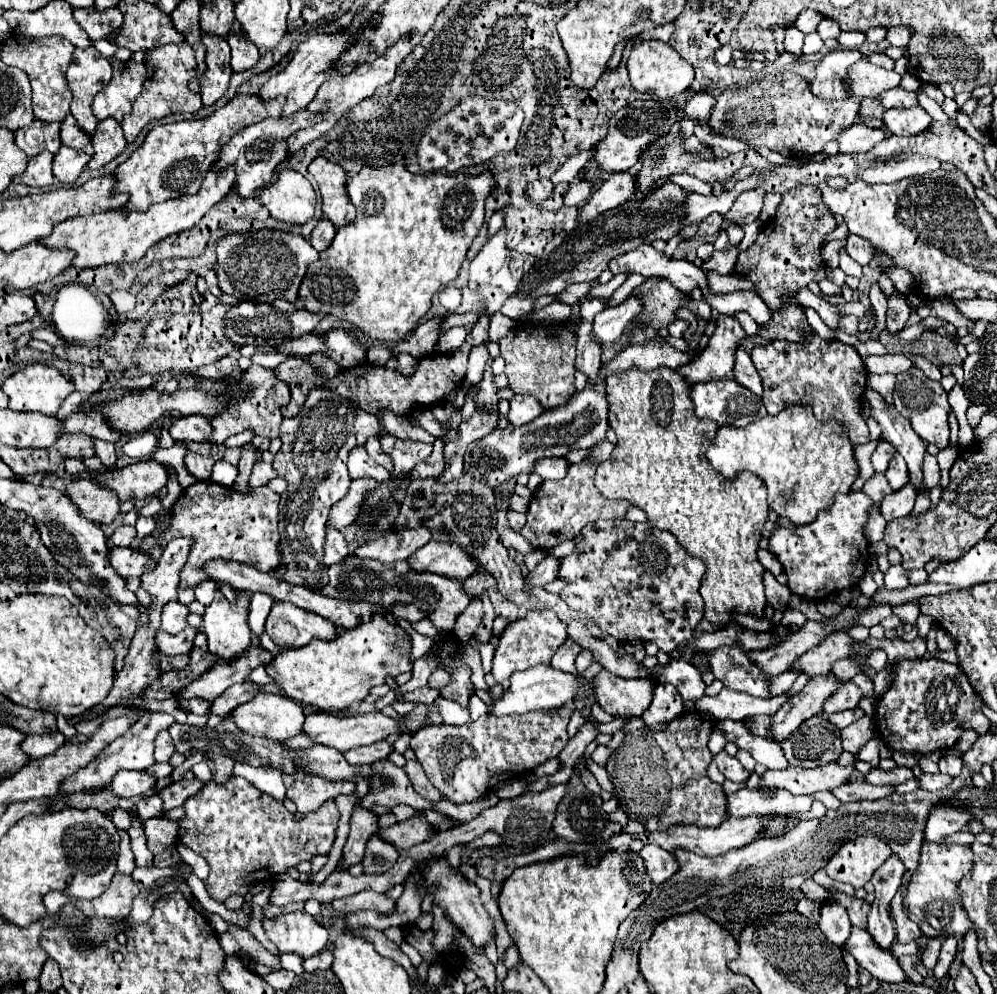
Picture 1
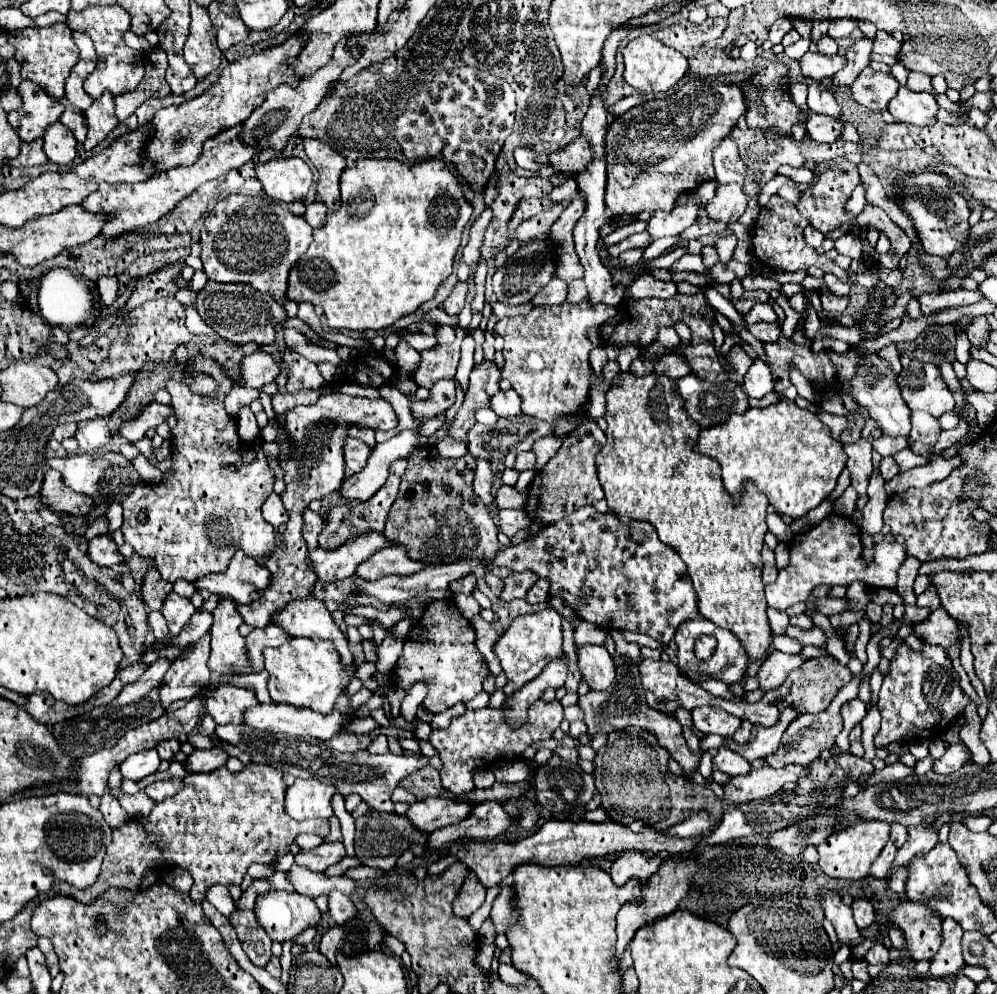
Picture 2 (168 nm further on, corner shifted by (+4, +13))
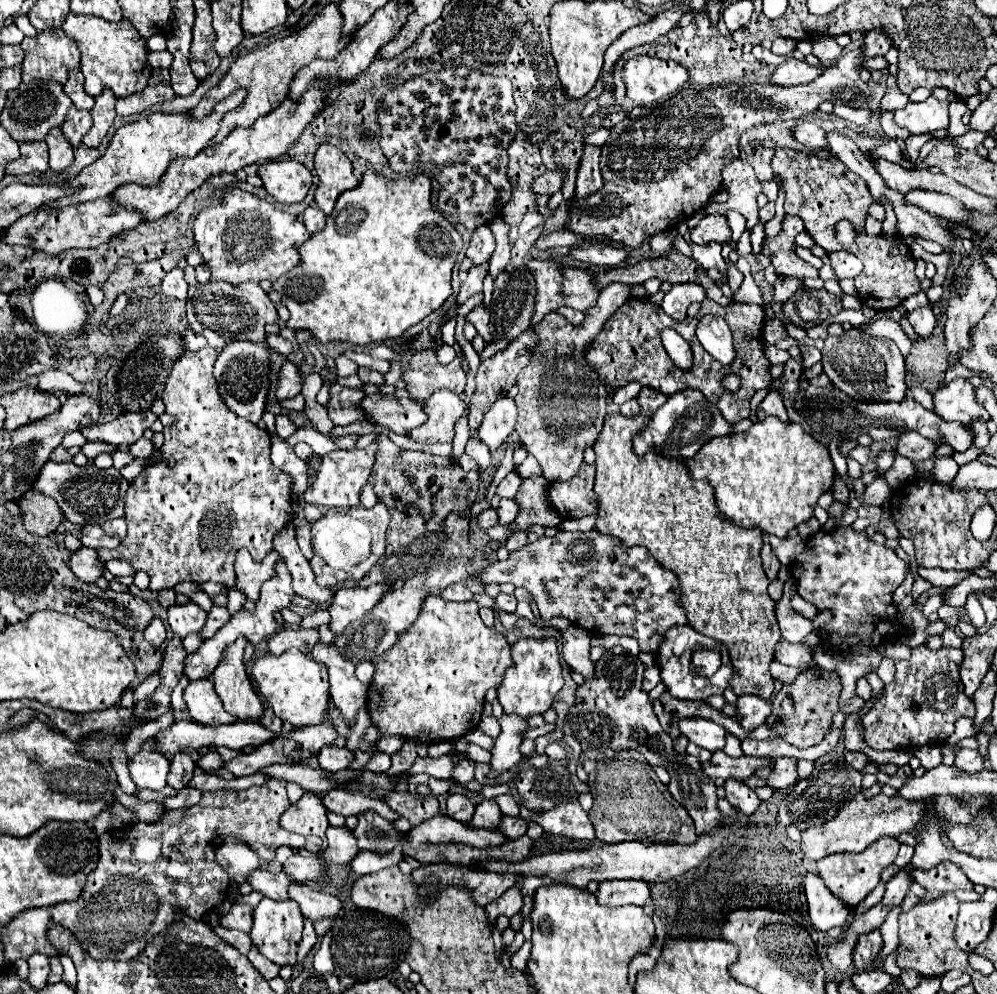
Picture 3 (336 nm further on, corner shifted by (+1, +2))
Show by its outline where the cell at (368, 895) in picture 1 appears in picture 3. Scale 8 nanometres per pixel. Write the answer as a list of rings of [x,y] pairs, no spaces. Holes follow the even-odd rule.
[[[258,869],[258,871],[254,871],[254,873],[248,877],[248,883],[250,883],[256,891],[264,893],[266,897],[270,897],[270,899],[274,899],[274,901],[288,901],[288,899],[290,899],[290,897],[288,897],[288,885],[290,885],[290,883],[296,883],[296,881],[292,881],[292,877],[288,877],[284,871],[278,873],[278,875],[272,875],[272,873],[268,873],[268,871]]]

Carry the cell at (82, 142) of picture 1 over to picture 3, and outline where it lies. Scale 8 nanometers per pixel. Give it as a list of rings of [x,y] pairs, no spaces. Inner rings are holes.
[[[74,105],[70,107],[66,121],[62,125],[62,133],[68,137],[68,141],[78,147],[82,143],[82,137],[88,133],[88,129],[92,127],[92,119],[90,119],[90,111],[80,111]]]

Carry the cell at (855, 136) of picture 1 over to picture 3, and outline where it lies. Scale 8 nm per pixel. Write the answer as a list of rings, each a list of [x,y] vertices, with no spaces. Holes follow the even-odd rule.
[[[802,121],[802,123],[798,123],[792,131],[794,131],[796,141],[802,143],[802,145],[806,145],[808,149],[826,149],[824,129],[820,129],[816,123],[812,123],[812,121]]]

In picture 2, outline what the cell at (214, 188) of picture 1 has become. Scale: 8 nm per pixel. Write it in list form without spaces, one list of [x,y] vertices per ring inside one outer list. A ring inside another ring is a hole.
[[[241,124],[219,132],[217,136],[205,140],[203,152],[199,154],[195,164],[191,164],[191,166],[177,166],[177,168],[165,170],[165,172],[153,176],[147,182],[137,182],[137,184],[105,184],[103,182],[97,192],[93,192],[89,198],[85,198],[83,206],[89,212],[113,214],[113,218],[109,218],[109,222],[105,224],[105,228],[101,232],[101,236],[105,236],[105,238],[117,238],[117,236],[121,236],[125,232],[131,232],[131,230],[139,228],[139,226],[153,224],[161,216],[169,214],[199,184],[215,180],[221,174],[227,174],[233,168],[241,168],[245,162],[251,160],[251,156],[257,152],[257,146],[245,144],[241,140],[241,134],[243,134],[243,126]]]

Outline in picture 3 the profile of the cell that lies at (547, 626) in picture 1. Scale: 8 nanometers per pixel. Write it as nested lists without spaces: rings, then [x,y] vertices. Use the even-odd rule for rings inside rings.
[[[526,637],[512,645],[512,667],[506,671],[506,677],[498,689],[498,701],[504,707],[504,713],[516,713],[522,717],[530,717],[536,713],[544,713],[550,709],[554,695],[562,689],[562,667],[558,655],[556,637],[534,639]]]

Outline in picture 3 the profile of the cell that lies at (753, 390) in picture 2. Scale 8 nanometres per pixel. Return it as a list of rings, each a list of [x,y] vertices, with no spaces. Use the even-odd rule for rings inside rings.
[[[770,389],[768,395],[760,401],[760,405],[756,407],[756,415],[758,415],[760,421],[764,417],[768,417],[768,415],[774,415],[774,417],[780,417],[782,421],[788,421],[786,409],[782,405],[782,397],[780,397],[780,393],[776,389]]]

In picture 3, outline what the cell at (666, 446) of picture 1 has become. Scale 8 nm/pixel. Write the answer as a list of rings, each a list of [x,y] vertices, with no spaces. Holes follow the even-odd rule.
[[[638,411],[632,417],[622,413],[610,413],[604,421],[600,437],[596,439],[596,493],[600,497],[596,529],[606,535],[622,539],[626,545],[644,545],[648,551],[668,569],[672,569],[682,585],[682,603],[688,613],[688,623],[698,633],[722,641],[728,647],[730,661],[734,665],[734,679],[730,687],[736,695],[752,693],[768,699],[774,693],[774,679],[770,675],[770,663],[774,661],[774,647],[780,641],[780,629],[776,623],[776,603],[768,595],[768,577],[762,569],[760,529],[740,529],[732,525],[718,509],[710,483],[694,481],[688,467],[680,457],[664,457],[656,449],[650,449],[644,457],[636,457],[632,451],[632,437],[644,431],[644,425],[652,421],[654,413]]]

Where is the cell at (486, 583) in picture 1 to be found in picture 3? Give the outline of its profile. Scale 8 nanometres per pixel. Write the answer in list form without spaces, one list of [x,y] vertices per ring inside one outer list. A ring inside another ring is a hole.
[[[456,583],[456,585],[448,585],[442,595],[440,595],[444,601],[470,601],[472,599],[472,591],[462,585],[462,583]]]

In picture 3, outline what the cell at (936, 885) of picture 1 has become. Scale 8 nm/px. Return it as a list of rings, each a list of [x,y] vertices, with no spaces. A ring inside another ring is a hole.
[[[944,861],[936,867],[922,871],[916,869],[913,872],[914,881],[918,881],[928,893],[946,893],[946,891],[970,891],[972,883],[962,873],[962,869],[956,863]]]

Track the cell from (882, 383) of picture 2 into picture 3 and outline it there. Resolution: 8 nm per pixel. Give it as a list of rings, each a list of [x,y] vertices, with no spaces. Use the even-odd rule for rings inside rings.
[[[856,327],[844,331],[842,337],[826,337],[822,347],[824,373],[830,381],[848,397],[858,401],[904,401],[906,383],[904,383],[904,357],[898,347],[886,339],[870,339],[862,335]]]

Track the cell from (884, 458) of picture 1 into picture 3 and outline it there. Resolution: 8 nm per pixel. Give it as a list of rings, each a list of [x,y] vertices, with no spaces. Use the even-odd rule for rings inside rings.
[[[908,431],[908,433],[902,433],[898,437],[898,443],[894,447],[894,451],[902,457],[908,457],[910,461],[918,463],[918,461],[926,461],[932,457],[934,453],[934,443],[926,437],[922,437],[920,433],[916,431]]]

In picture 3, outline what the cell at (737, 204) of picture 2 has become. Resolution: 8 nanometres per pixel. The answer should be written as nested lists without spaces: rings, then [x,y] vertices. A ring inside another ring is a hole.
[[[720,213],[704,215],[702,221],[690,233],[692,243],[698,243],[698,245],[704,245],[710,241],[726,243],[726,241],[730,241],[730,237],[732,237],[732,231],[730,231],[728,219],[726,219],[726,215],[720,215]]]

